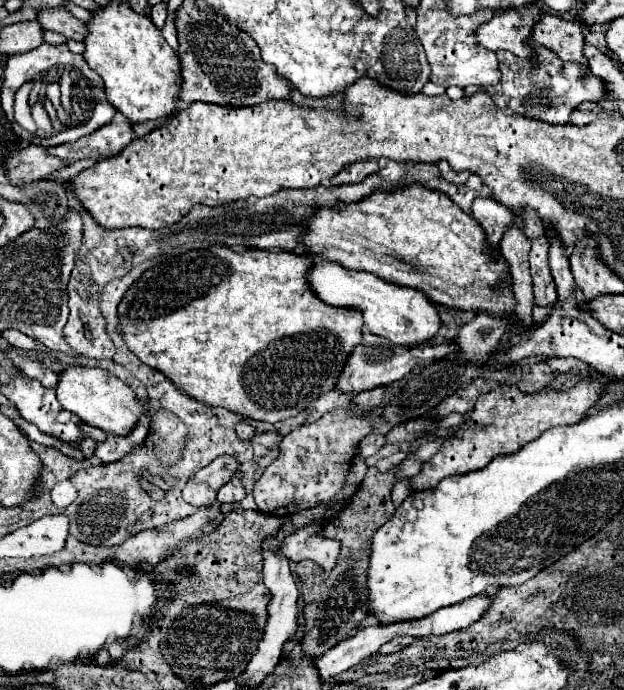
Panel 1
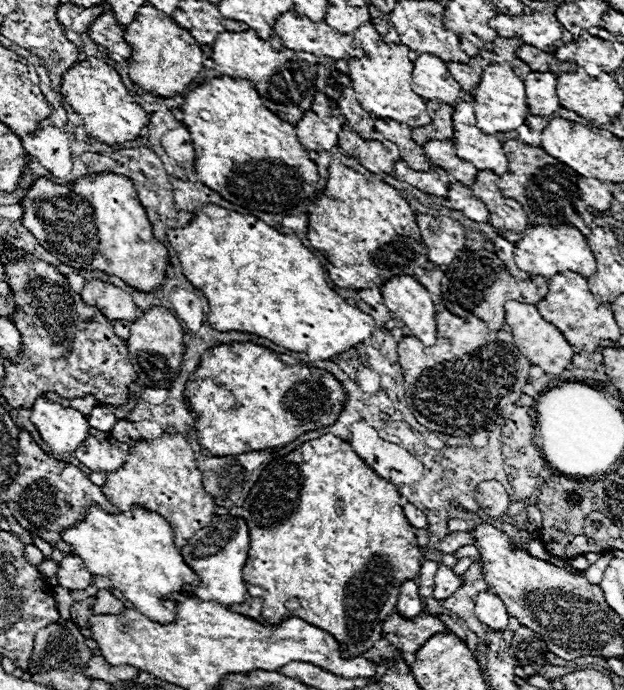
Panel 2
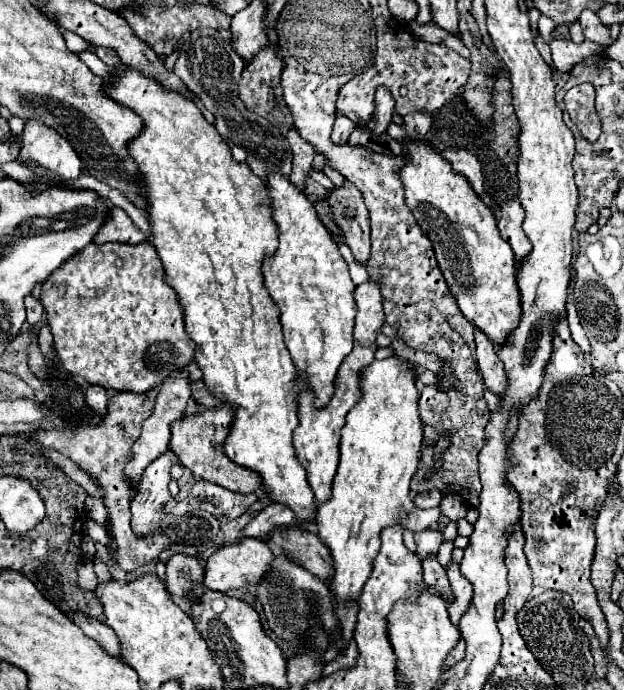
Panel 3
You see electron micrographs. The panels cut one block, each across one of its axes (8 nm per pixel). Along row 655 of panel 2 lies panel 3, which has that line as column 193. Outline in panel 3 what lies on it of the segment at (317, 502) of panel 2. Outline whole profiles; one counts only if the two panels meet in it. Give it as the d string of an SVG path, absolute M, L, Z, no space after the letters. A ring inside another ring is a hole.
M92 242L80 258L72 258L72 262L60 266L60 270L44 282L42 304L62 366L70 374L84 378L88 384L120 392L148 392L160 386L174 370L184 370L194 362L196 344L184 332L180 304L176 302L176 294L164 286L160 258L150 242L136 246Z

